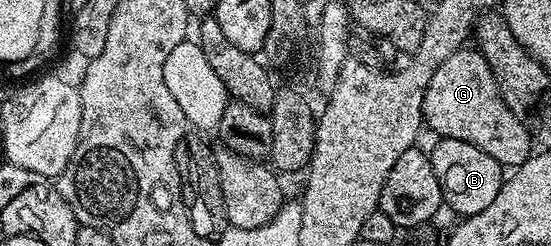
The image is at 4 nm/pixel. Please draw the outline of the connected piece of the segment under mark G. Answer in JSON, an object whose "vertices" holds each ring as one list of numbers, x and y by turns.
{"vertices":[[465,46,459,52,450,54,450,58,446,58,434,70,434,78,430,78,430,82,426,86,423,109,423,123,427,127,429,124,437,132,435,134,437,137,449,136,455,140,470,142,470,146,478,146,478,150,486,150,486,154,490,154,490,158,494,158,502,166,525,164,529,156,533,155,534,141,532,135,528,133,526,126,522,126,522,122,518,122,518,118,514,118,510,106,506,106,506,102,494,82,490,66,479,50]]}

